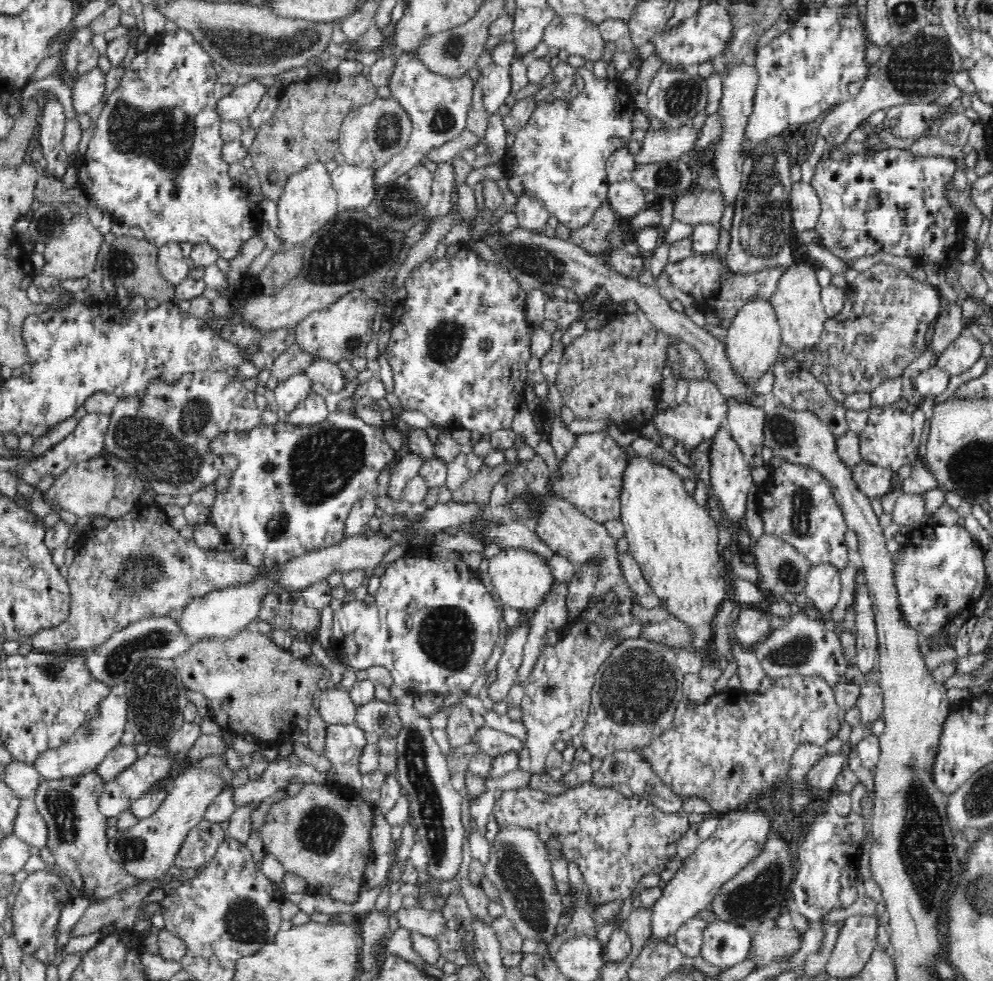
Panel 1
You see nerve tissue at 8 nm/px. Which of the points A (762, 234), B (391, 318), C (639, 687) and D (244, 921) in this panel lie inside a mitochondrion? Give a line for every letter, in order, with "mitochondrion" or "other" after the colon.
A: mitochondrion
B: other
C: mitochondrion
D: mitochondrion

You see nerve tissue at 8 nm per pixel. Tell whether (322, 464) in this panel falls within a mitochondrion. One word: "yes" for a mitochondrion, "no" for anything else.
yes

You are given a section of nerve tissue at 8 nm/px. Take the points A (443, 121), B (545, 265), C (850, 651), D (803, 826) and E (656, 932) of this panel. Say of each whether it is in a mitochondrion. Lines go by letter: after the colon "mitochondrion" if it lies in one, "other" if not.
A: mitochondrion
B: mitochondrion
C: other
D: other
E: other

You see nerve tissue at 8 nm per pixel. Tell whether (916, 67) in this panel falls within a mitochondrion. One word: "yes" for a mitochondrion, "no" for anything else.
yes

